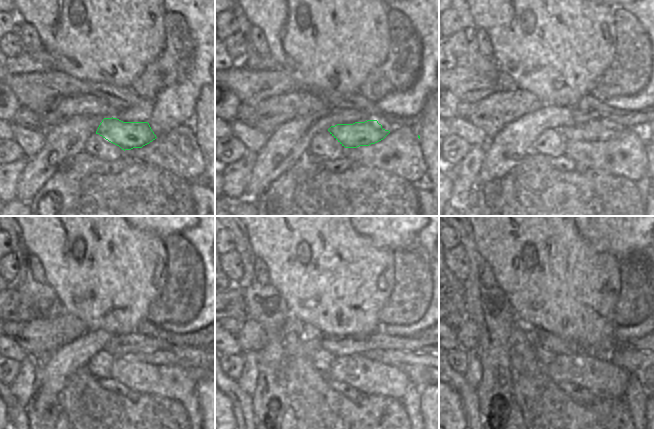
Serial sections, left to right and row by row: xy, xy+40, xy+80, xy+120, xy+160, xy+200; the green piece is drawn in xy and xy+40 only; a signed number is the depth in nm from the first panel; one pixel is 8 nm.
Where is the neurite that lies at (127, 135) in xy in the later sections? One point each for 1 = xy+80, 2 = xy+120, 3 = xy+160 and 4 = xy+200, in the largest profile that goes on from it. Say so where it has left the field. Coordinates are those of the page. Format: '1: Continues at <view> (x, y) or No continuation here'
1: Continues at xy+80 (597, 130)
2: Continues at xy+120 (194, 361)
3: Continues at xy+160 (418, 367)
4: Continues at xy+200 (642, 364)

